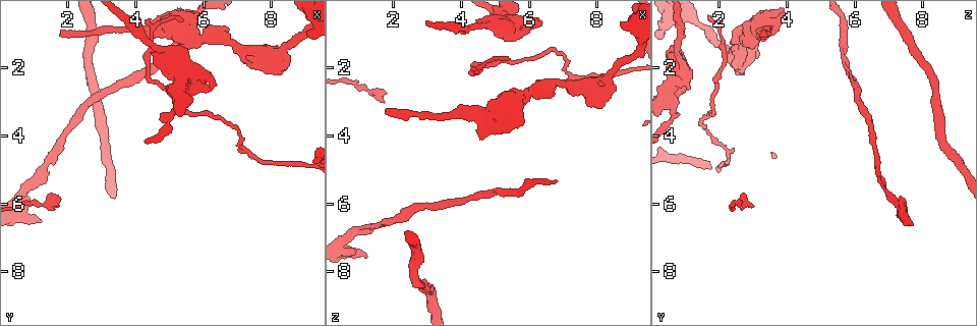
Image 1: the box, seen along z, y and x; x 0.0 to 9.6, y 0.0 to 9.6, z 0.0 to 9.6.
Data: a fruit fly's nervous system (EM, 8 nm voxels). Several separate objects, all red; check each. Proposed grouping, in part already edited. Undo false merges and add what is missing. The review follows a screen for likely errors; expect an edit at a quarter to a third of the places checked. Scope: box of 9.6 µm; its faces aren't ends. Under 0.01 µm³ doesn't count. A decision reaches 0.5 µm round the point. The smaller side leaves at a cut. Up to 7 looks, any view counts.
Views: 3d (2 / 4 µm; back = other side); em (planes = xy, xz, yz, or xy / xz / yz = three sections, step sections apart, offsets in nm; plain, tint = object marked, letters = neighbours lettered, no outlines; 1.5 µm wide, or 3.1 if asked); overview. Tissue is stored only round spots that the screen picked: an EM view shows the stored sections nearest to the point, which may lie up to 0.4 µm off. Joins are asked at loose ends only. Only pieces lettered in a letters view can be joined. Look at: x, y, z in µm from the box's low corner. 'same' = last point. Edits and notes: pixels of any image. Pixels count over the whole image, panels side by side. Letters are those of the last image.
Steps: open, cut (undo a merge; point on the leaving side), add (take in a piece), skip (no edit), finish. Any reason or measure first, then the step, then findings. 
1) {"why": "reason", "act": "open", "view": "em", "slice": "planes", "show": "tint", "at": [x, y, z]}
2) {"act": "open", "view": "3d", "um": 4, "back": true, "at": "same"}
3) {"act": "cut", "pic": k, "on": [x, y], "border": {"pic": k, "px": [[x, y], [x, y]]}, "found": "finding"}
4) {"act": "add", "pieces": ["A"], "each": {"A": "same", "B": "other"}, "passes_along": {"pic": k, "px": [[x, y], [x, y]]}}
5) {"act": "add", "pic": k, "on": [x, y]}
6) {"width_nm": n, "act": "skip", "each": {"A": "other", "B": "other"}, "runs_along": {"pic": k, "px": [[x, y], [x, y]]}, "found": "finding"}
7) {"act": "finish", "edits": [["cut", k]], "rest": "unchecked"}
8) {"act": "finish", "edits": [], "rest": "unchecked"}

{"why": "sharp bend", "act": "open", "view": "em", "slice": "planes", "show": "tint", "at": [6.60, 1.20, 2.45]}

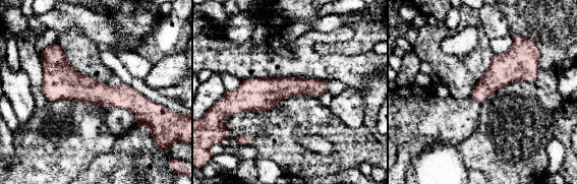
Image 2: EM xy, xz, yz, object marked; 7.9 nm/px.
{"why": "see the neighbours", "act": "open", "view": "em", "slice": "planes", "show": "letters", "at": "same"}

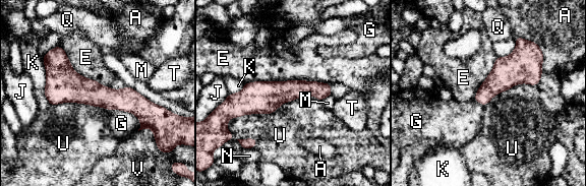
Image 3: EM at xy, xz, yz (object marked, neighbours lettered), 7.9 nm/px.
{"act": "skip", "each": {"A": "other", "E": "other", "G": "other", "J": "other", "K": "other", "M": "other", "N": "other", "Q": "other", "T": "other", "U": "other", "V": "other"}, "runs_along": {"pic": 3, "px": [[46, 61], [75, 88], [157, 108]]}, "found": "all the same neuron"}

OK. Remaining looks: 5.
{"act": "open", "view": "3d", "um": 4, "at": [4.70, 1.45, 0.70]}

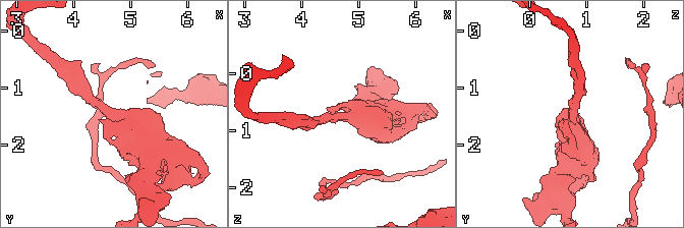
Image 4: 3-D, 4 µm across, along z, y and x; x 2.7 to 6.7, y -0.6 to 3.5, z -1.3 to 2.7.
{"arm_widths_nm": [190, 600], "why": "shape alone is not enough", "act": "open", "view": "em", "slice": "yz", "step": 8, "show": "letters", "at": [4.70, 1.50, 0.70]}

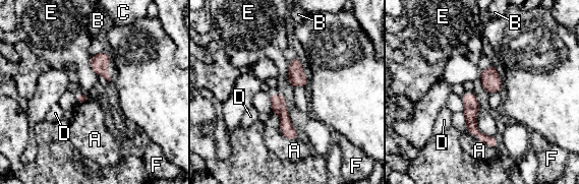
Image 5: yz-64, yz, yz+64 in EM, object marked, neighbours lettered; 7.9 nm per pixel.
{"width_nm": 150, "act": "skip", "each": {"A": "other", "B": "other", "C": "other", "D": "other", "E": "other", "F": "other"}, "border": {"pic": 5, "px": [[90, 56], [91, 67], [98, 75]]}, "found": "one neuron here"}

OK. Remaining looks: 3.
{"why": "calibre changes", "act": "open", "view": "3d", "um": 4, "at": [0.70, 6.35, 7.40]}

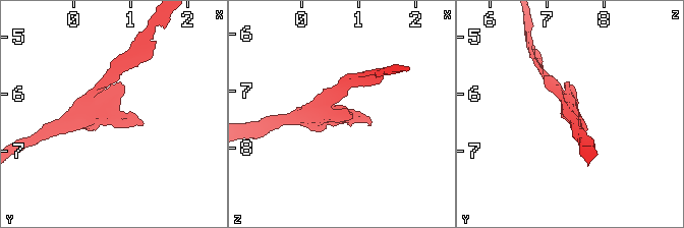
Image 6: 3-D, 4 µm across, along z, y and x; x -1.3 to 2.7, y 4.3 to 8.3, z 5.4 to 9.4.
{"act": "open", "view": "em", "slice": "yz", "step": 4, "show": "tint", "at": [0.65, 6.40, 7.45]}

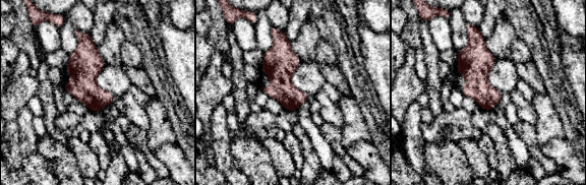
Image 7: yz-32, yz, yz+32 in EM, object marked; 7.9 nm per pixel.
{"act": "open", "view": "em", "slice": "planes", "show": "letters", "at": "same"}

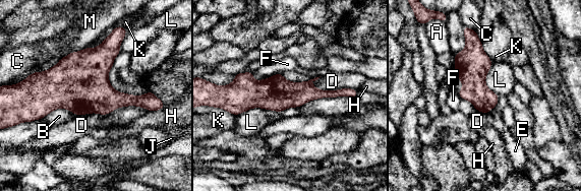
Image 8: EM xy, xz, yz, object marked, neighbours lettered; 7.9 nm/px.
{"width_nm": 200, "act": "skip", "each": {"A": "other", "B": "other", "C": "other", "D": "other", "E": "other", "F": "other", "H": "other", "J": "other", "K": "other", "L": "other", "M": "other"}, "border": {"pic": 8, "px": [[491, 62], [485, 84], [499, 96]]}, "found": "all the same neuron"}

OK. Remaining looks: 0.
{"act": "finish", "edits": [], "rest": "unchecked"}

